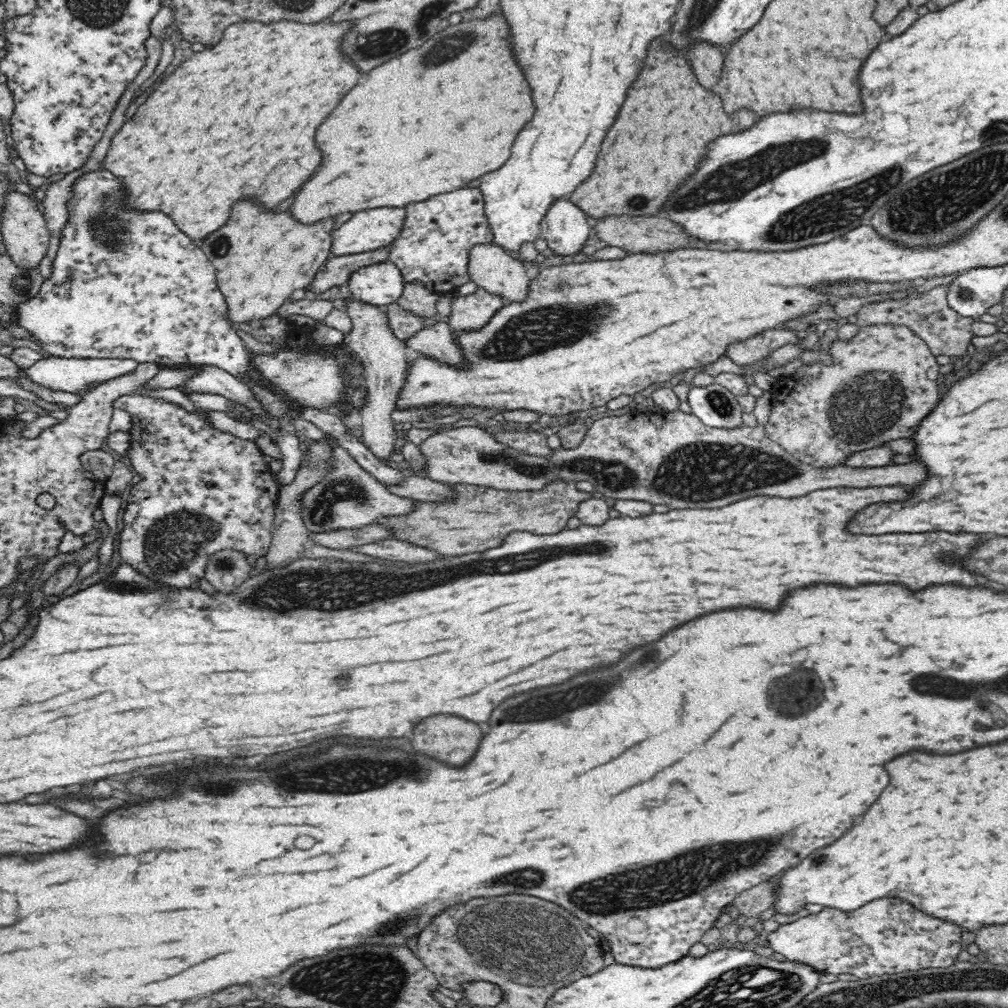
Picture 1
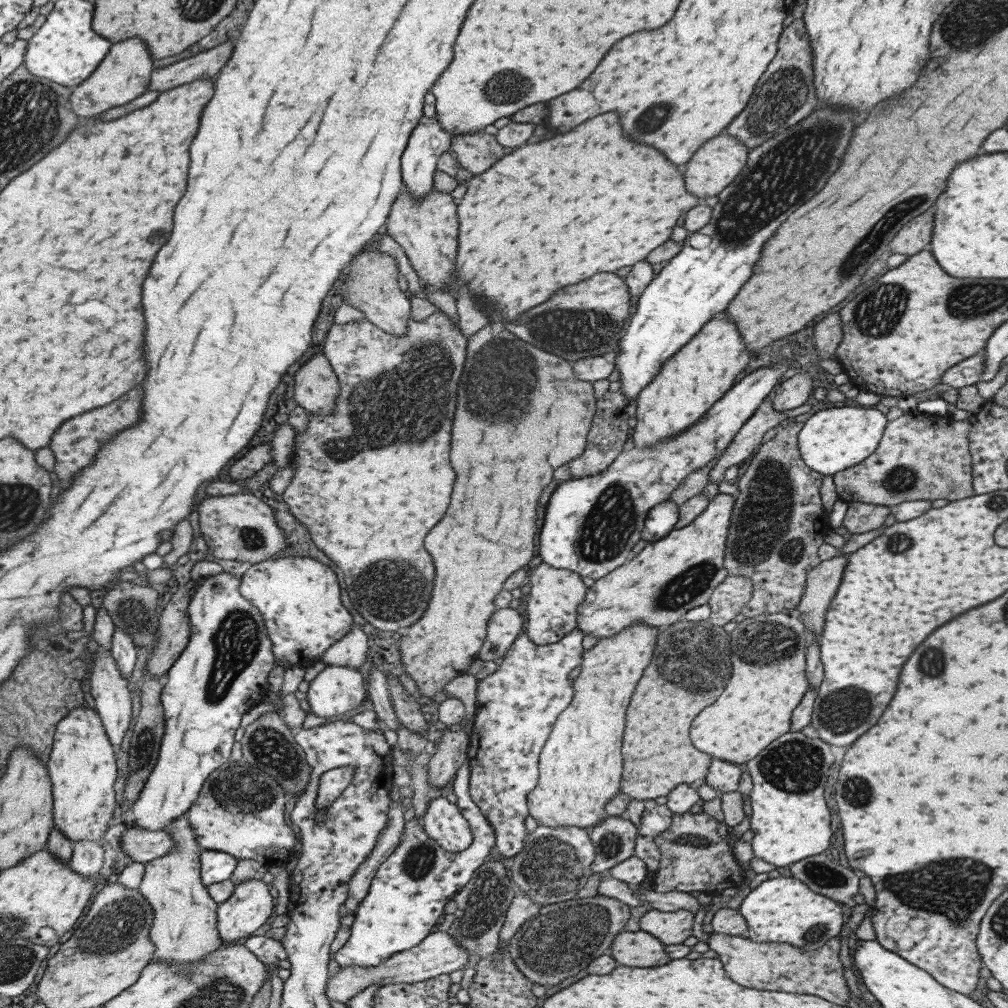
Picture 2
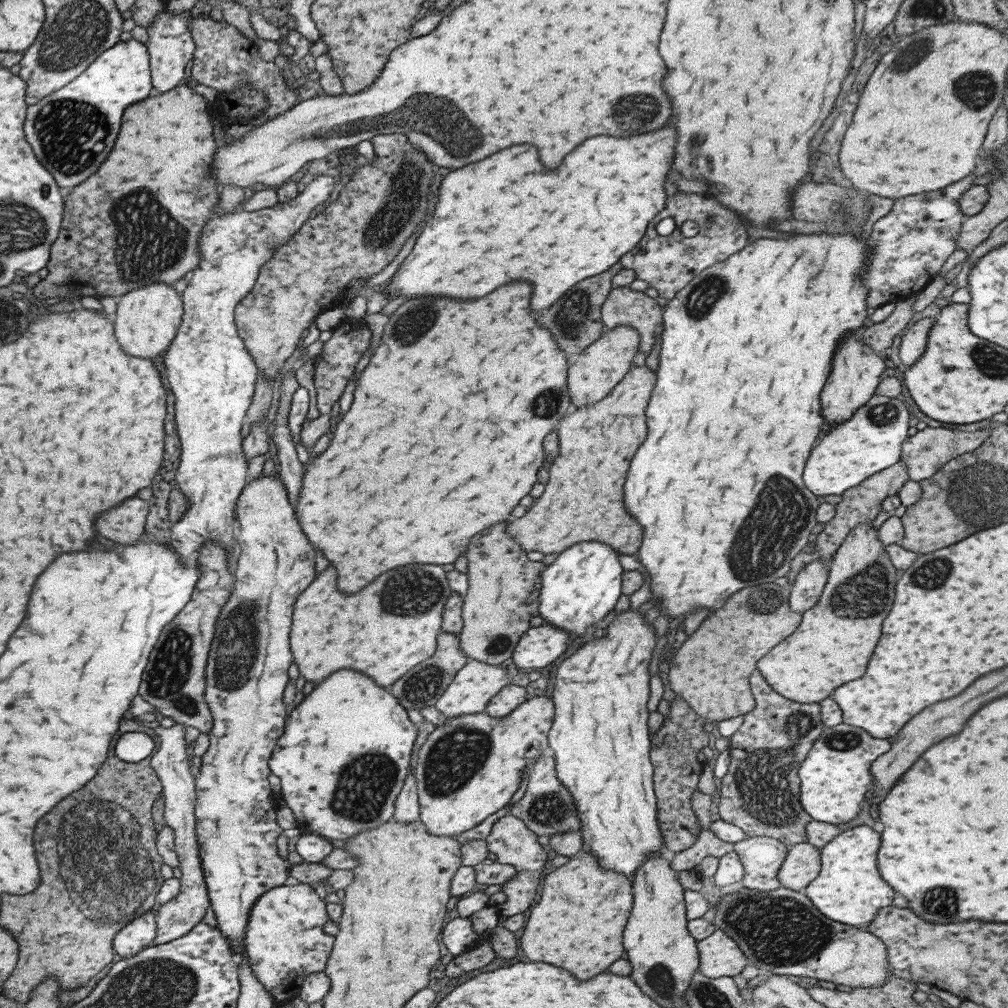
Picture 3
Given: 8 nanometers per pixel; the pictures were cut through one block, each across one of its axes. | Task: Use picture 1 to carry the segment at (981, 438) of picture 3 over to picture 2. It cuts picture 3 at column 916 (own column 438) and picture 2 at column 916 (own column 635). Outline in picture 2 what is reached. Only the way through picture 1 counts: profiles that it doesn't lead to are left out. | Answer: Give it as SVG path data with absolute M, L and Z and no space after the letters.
M909 411L892 421L888 421L883 437L881 438L881 441L879 442L877 449L870 456L868 456L867 459L864 459L862 462L860 462L860 464L856 464L856 466L852 468L846 468L846 470L838 472L838 474L835 474L833 476L835 485L838 487L836 489L838 498L848 503L856 501L856 502L863 502L866 504L896 506L896 504L900 504L901 502L913 501L913 500L934 501L938 500L939 498L944 498L944 500L955 501L955 500L962 500L968 498L969 496L972 496L974 494L973 492L974 476L973 476L973 458L969 449L970 429L971 429L970 420L957 421L948 414L941 417L940 415L925 415L920 412Z

